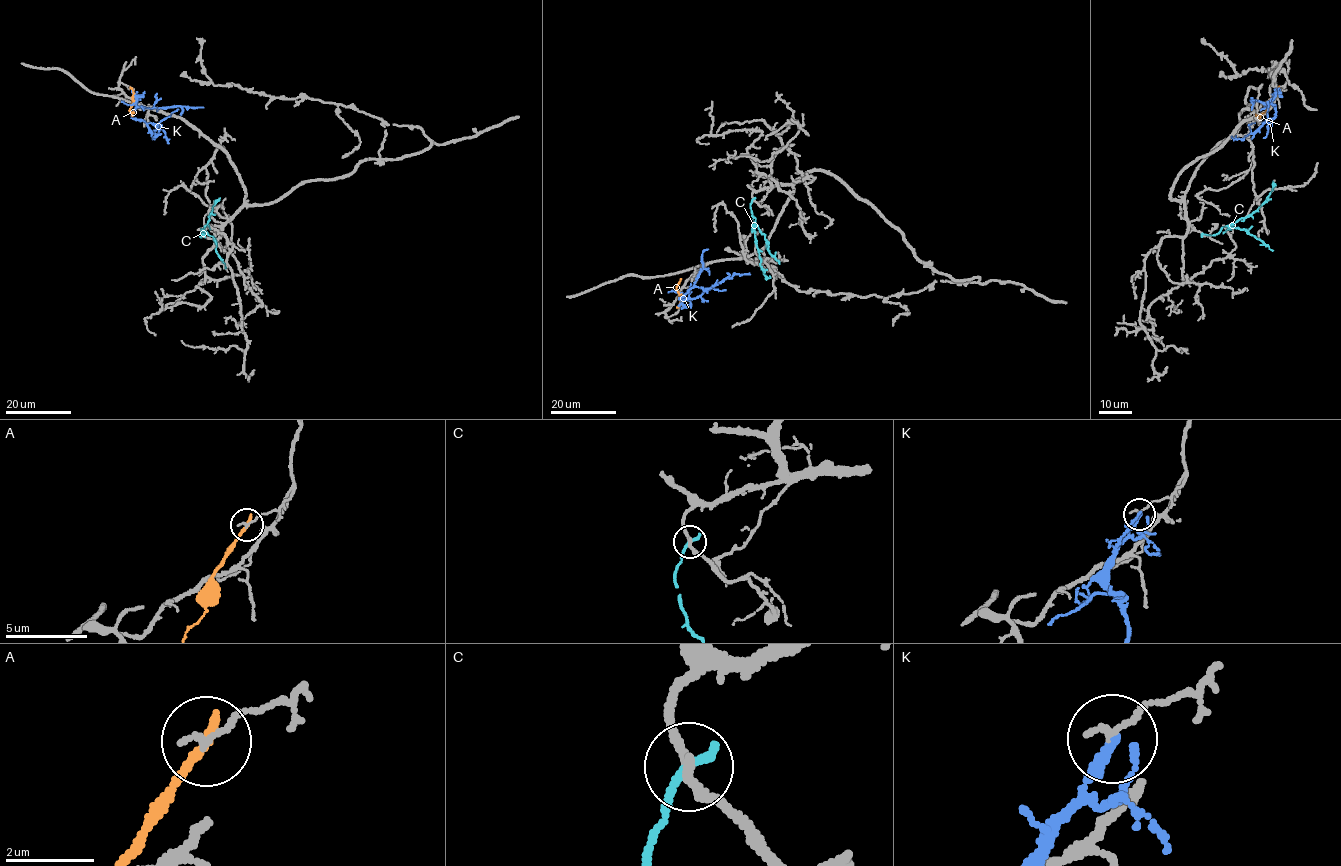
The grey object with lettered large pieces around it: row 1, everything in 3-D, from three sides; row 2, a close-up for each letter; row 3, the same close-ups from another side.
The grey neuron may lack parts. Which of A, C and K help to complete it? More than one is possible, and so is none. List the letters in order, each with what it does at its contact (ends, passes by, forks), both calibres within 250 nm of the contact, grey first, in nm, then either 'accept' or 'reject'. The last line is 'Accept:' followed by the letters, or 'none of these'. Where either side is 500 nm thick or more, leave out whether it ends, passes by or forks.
A: it ends | 140/260 nm | reject
C: it ends | 190/240 nm | reject
K: it ends | 130/280 nm | reject
Accept: none of these

